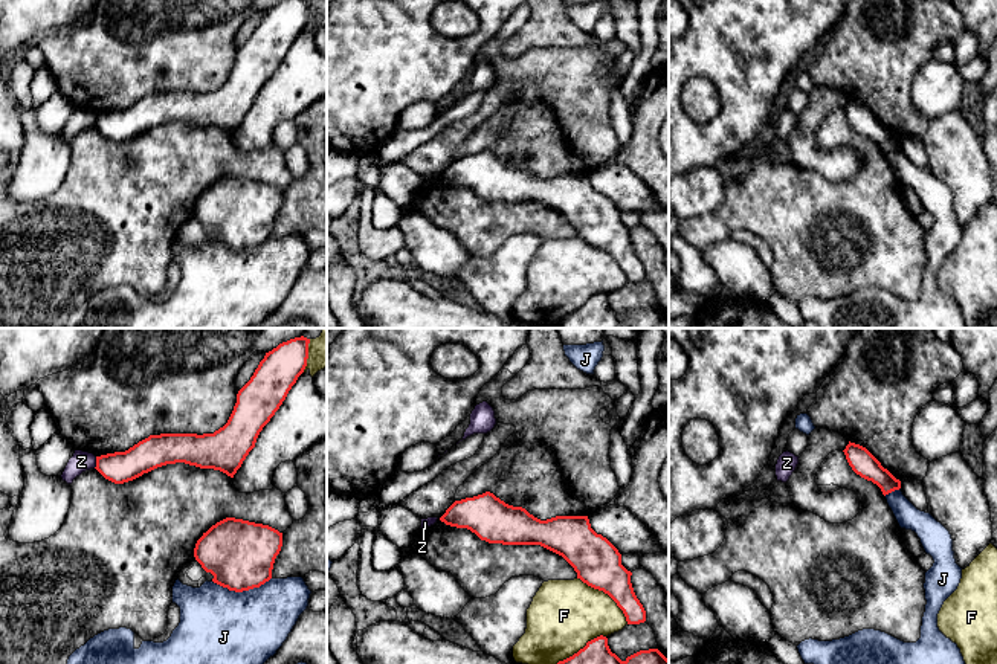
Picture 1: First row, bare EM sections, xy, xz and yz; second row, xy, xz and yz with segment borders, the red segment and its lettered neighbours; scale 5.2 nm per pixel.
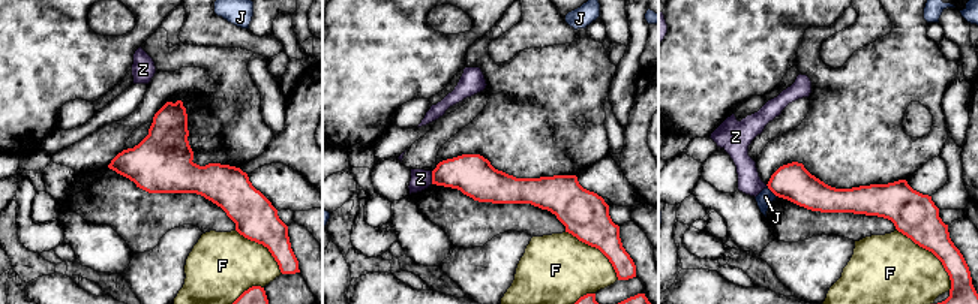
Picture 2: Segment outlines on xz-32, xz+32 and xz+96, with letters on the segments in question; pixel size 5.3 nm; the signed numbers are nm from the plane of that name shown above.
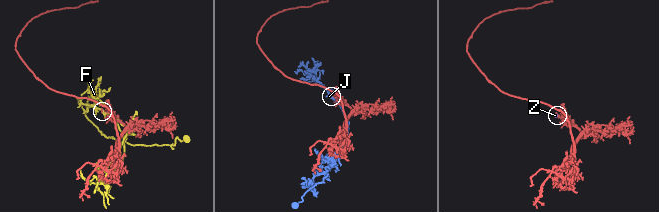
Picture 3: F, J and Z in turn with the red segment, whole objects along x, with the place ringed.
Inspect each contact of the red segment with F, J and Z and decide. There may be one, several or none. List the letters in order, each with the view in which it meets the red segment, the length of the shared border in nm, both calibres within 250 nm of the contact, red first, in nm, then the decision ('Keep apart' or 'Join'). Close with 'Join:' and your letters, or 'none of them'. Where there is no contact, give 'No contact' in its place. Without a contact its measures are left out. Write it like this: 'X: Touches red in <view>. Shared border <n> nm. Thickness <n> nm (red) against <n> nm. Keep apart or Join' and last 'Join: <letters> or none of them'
F: Touches red in xz. Shared border 360 nm. Thickness 240 nm (red) against 360 nm. Keep apart
J: Touches red in xy. Shared border 320 nm. Thickness 360 nm (red) against 480 nm. Keep apart
Z: Touches red in xy. Shared border 70 nm. Thickness 170 nm (red) against 110 nm. Keep apart
Join: none of them

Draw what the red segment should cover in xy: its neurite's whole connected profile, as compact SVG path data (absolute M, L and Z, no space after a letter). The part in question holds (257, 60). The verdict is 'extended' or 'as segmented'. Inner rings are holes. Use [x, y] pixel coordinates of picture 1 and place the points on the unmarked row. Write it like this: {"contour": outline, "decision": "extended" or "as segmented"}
{"contour": "M282 0L266 11L250 38L238 49L237 61L227 81L214 92L160 92L150 93L125 110L96 114L96 128L115 142L133 139L157 125L185 121L200 127L214 127L234 136L249 110L255 105L263 85L286 58L289 49L304 31L310 0Z", "decision": "as segmented"}

